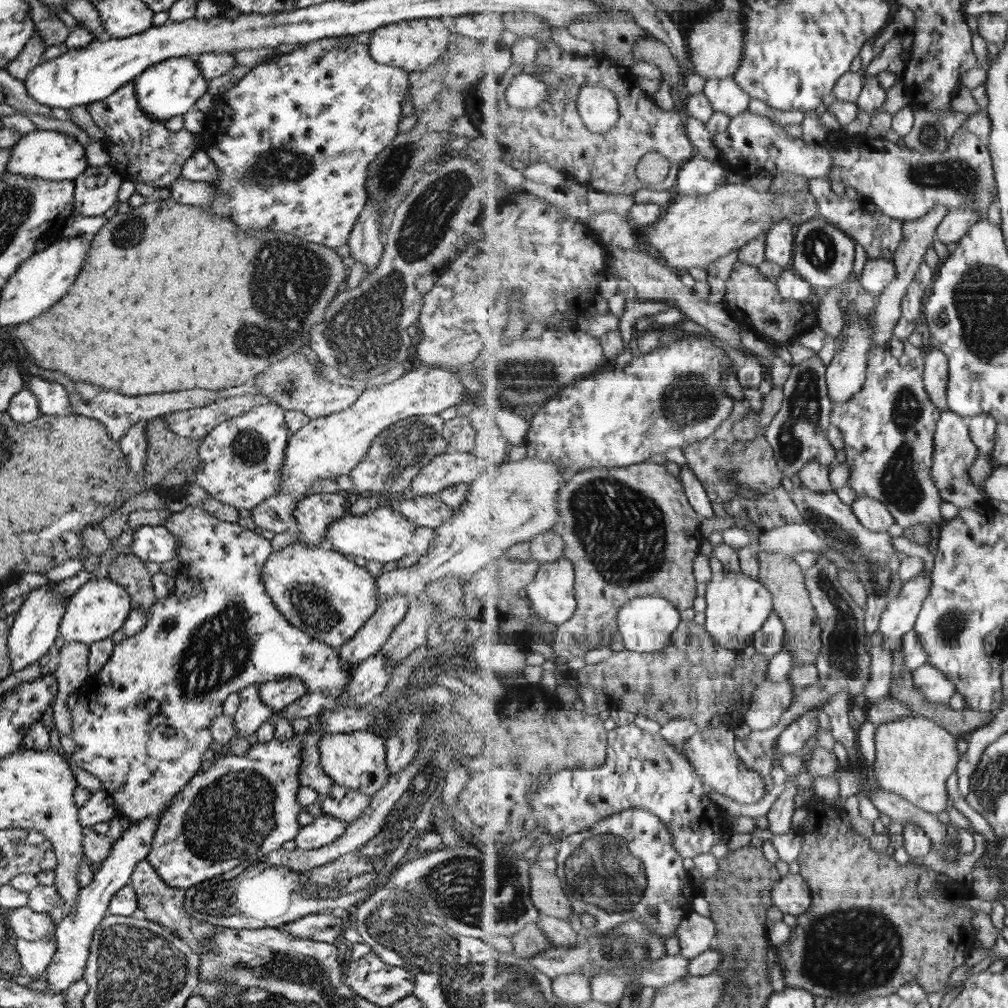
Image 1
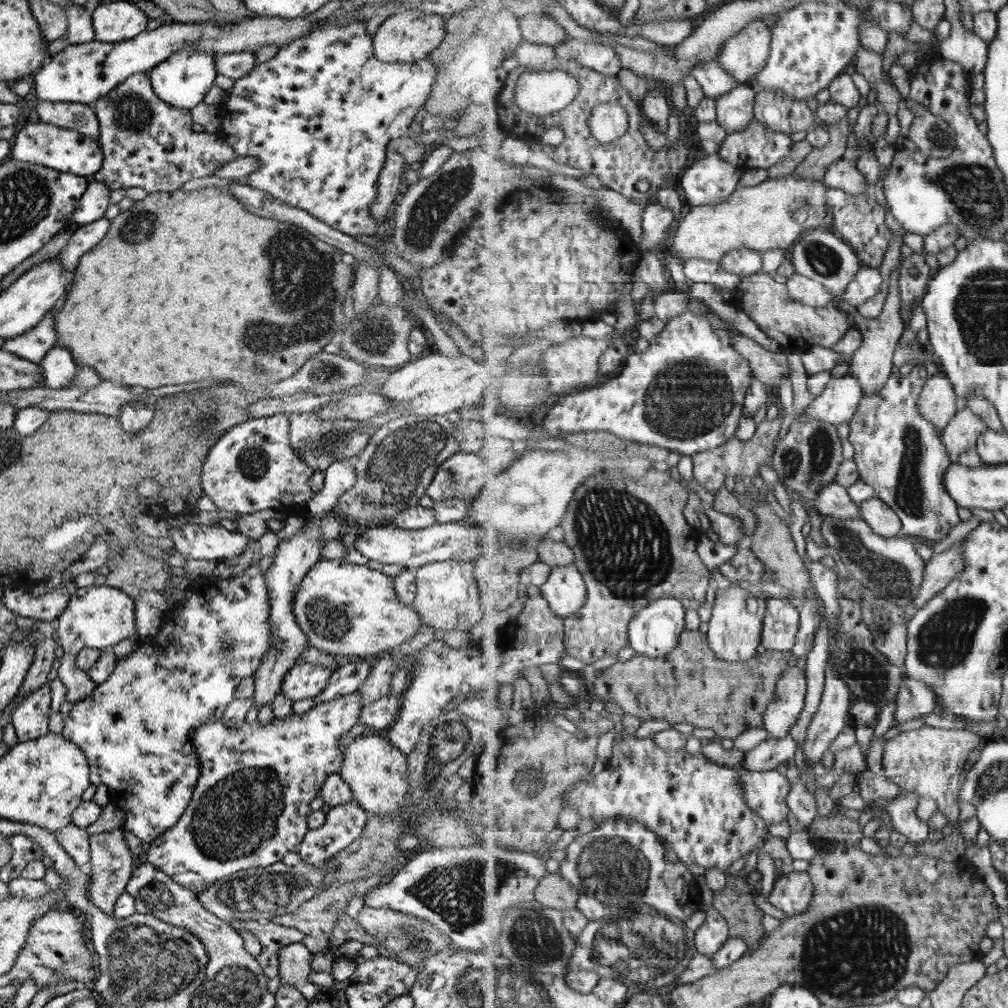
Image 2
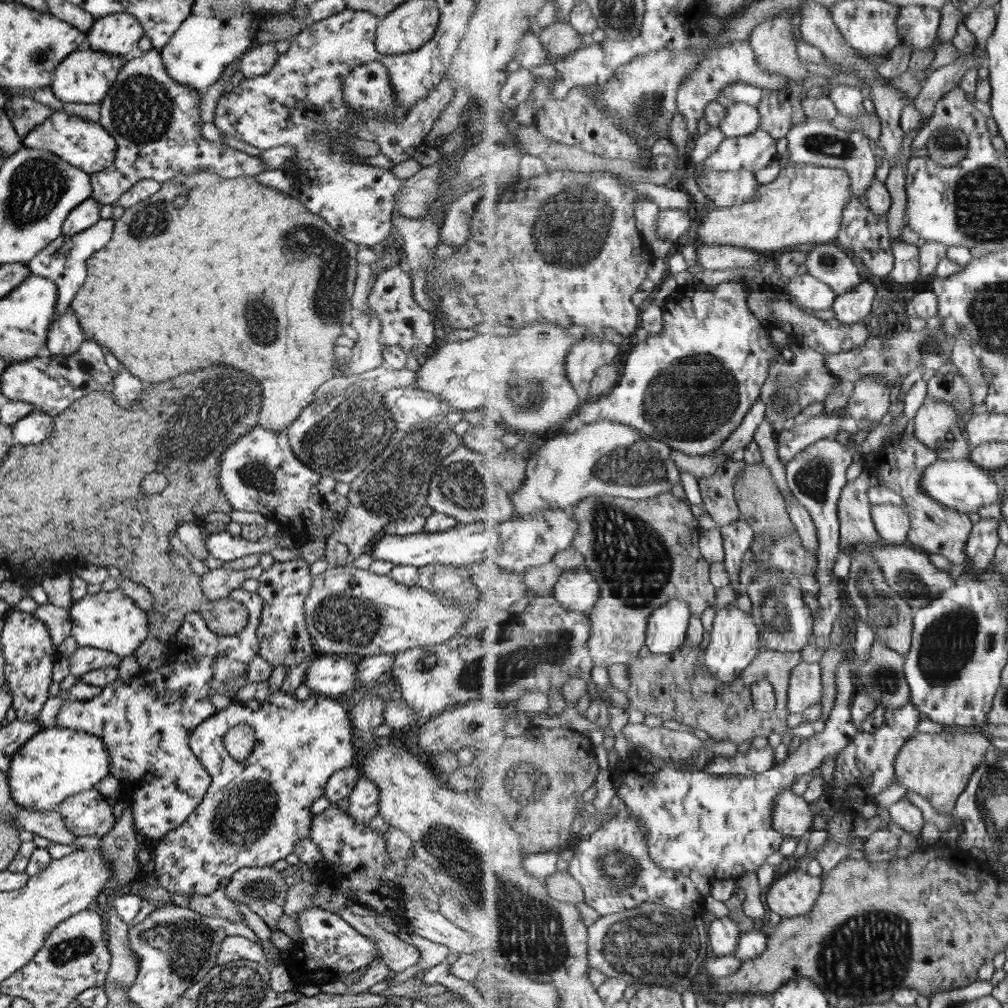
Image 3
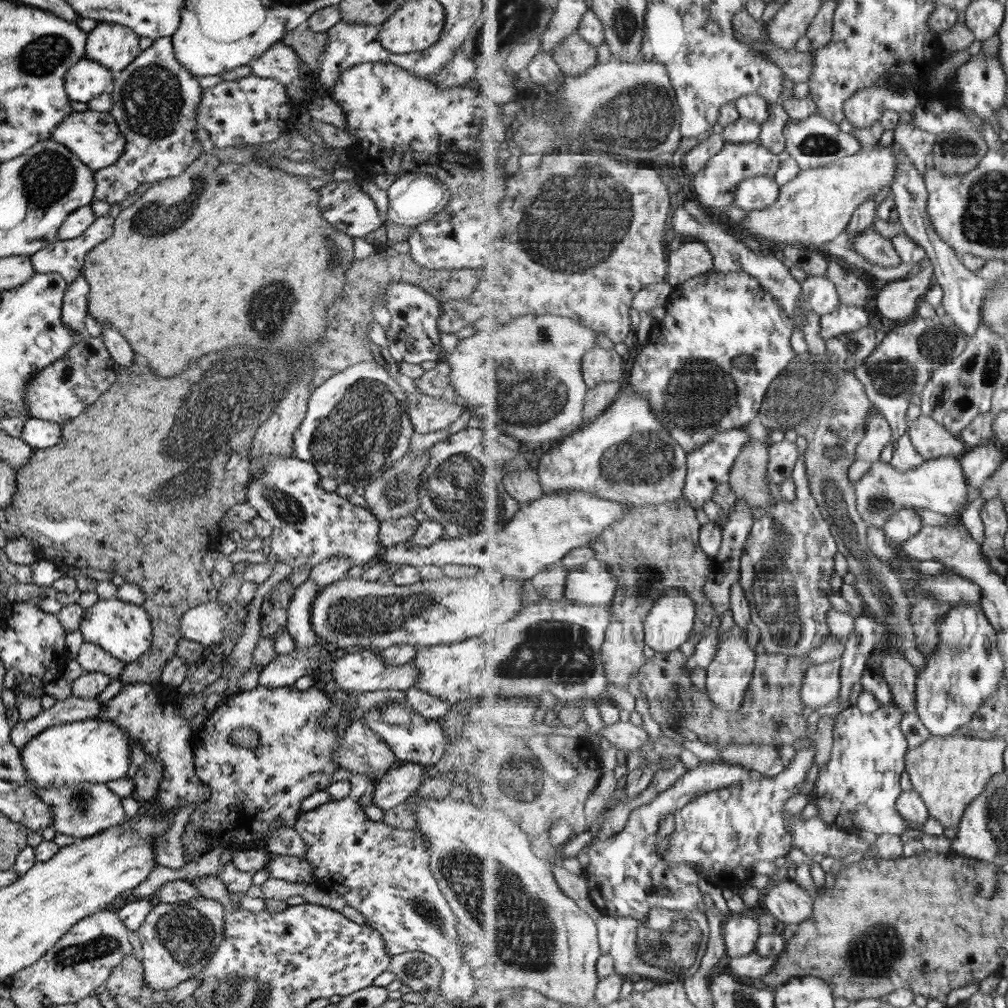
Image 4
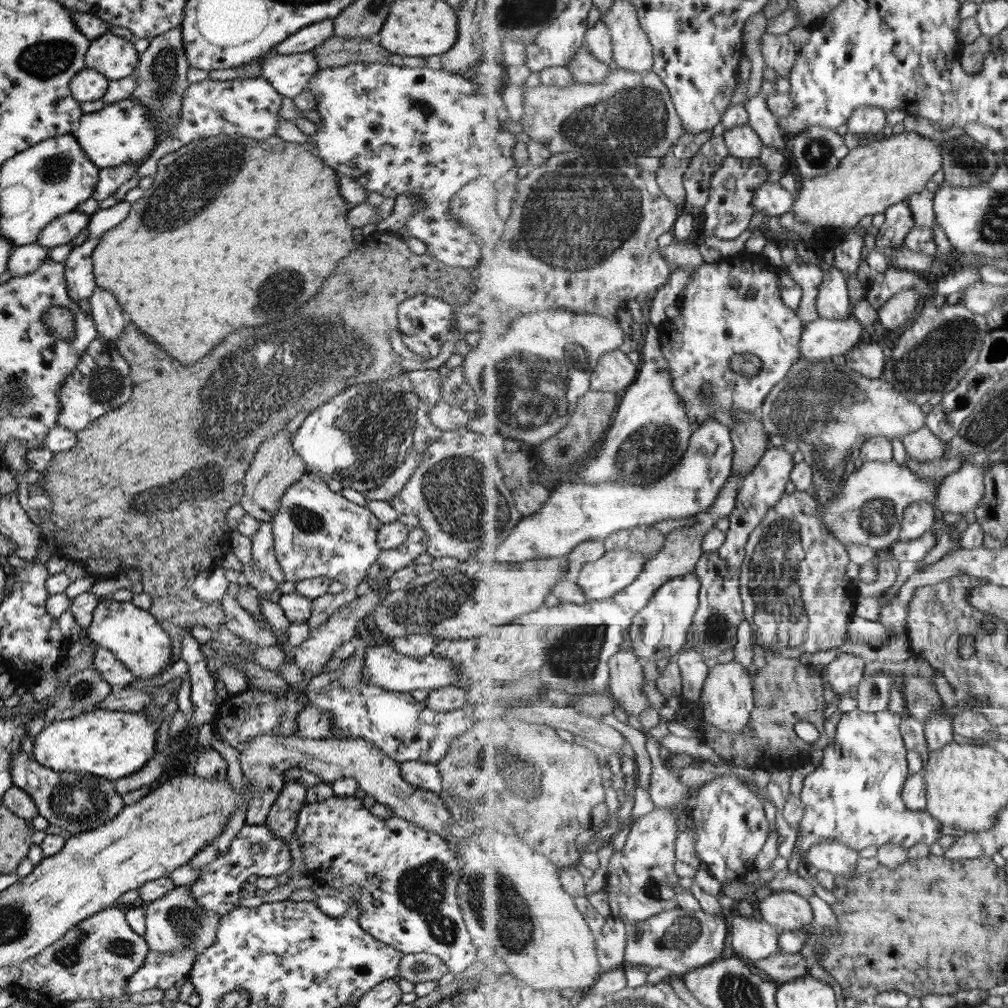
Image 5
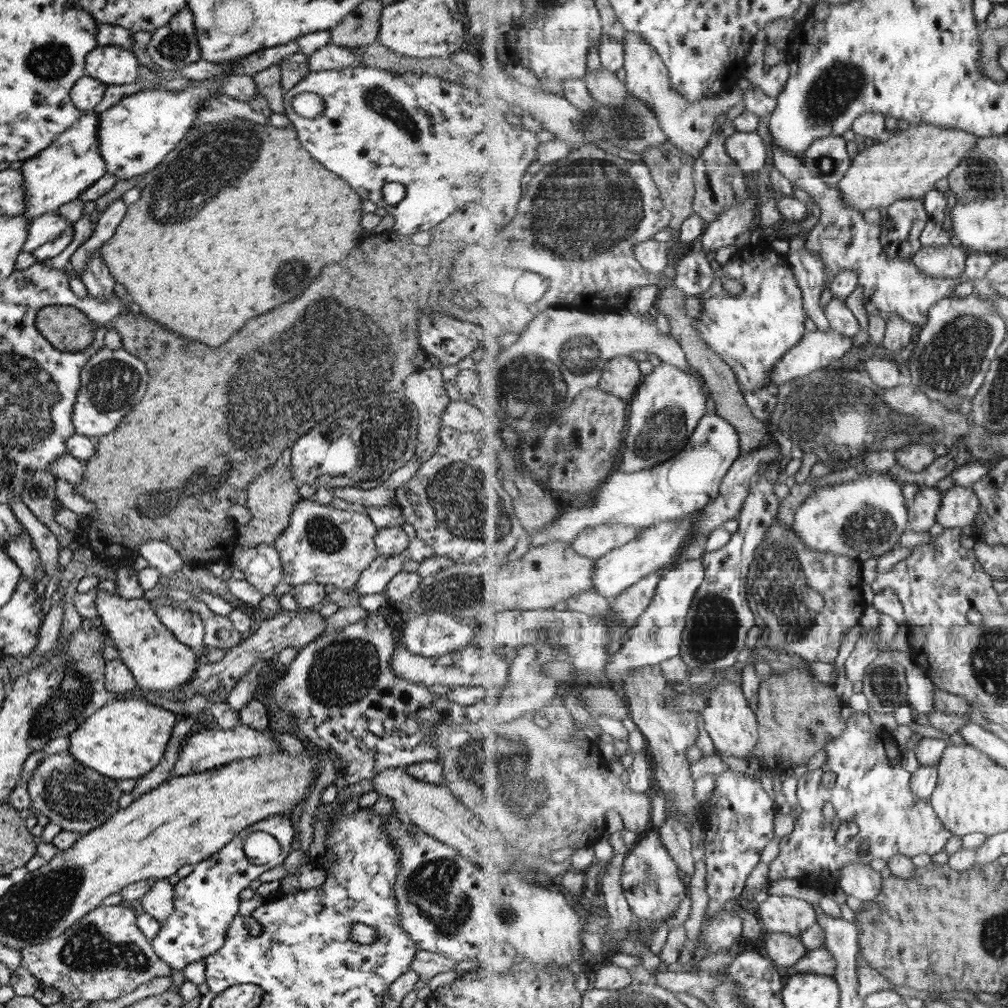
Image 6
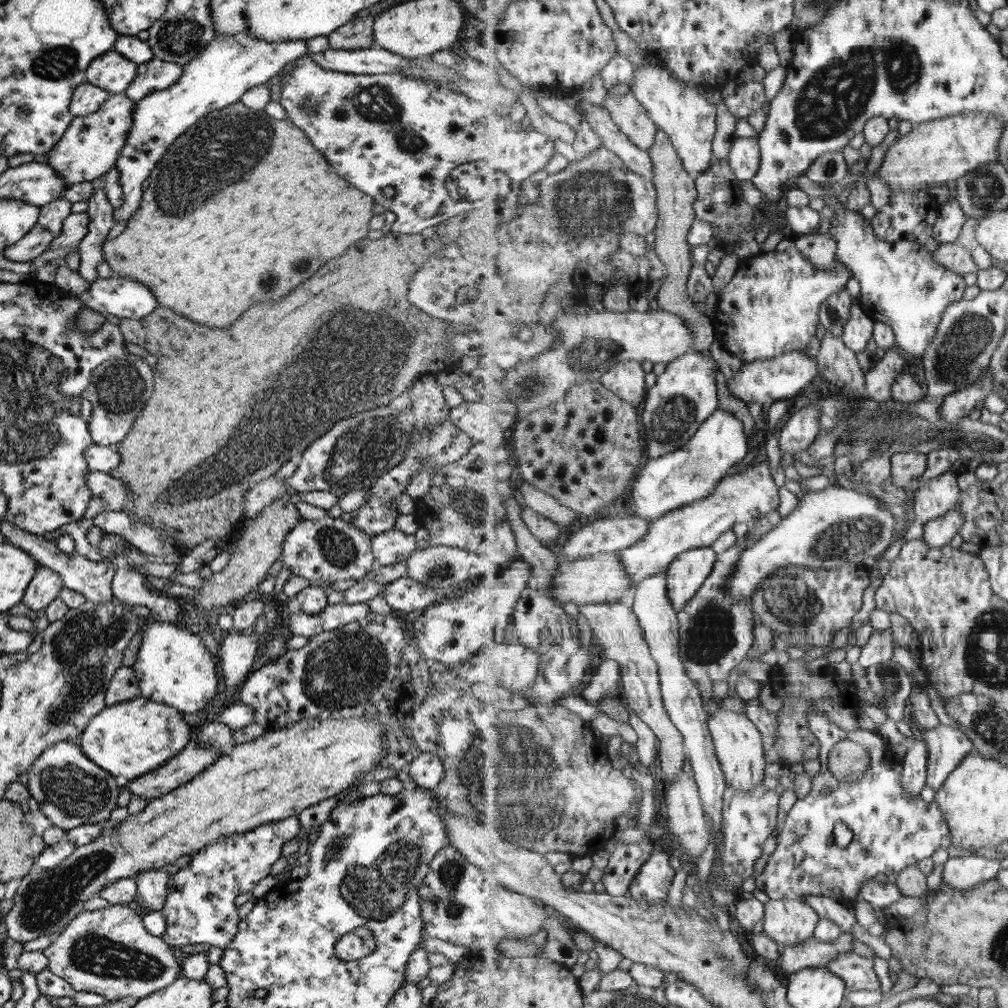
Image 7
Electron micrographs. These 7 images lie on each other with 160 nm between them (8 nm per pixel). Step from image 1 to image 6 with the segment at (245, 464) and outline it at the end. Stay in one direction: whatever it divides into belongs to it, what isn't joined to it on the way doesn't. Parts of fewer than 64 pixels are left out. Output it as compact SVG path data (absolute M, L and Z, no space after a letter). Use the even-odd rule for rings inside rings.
M300 498L292 508L289 526L272 544L282 564L282 580L291 587L305 583L333 584L334 588L347 590L346 596L357 598L355 583L378 555L374 547L377 532L365 512L352 507L321 506L311 499Z

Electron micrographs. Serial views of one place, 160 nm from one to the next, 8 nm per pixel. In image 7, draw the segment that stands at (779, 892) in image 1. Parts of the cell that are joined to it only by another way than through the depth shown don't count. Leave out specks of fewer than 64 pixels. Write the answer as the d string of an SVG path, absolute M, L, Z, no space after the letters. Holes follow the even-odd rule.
M771 899L766 902L763 933L782 948L799 946L813 938L819 924L819 914L797 899Z

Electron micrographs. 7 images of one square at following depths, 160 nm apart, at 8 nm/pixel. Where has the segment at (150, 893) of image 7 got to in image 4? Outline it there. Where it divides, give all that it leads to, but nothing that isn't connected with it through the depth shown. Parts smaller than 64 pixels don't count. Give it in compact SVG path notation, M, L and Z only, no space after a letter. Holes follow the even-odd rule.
M204 897L173 904L157 903L150 907L135 931L141 942L140 962L149 995L155 996L162 990L193 979L205 969L209 956L221 941L224 913L220 902Z

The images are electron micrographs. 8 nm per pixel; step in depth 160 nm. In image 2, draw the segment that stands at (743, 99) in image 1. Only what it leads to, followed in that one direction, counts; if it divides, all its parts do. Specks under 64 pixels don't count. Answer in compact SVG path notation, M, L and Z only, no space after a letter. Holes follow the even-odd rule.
M749 84L723 93L717 100L718 122L729 134L745 128L756 119L756 92Z

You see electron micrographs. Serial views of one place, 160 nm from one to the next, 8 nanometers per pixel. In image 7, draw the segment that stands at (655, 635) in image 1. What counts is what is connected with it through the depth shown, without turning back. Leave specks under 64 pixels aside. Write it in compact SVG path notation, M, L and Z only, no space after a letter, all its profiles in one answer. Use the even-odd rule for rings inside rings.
M697 548L680 554L667 570L667 589L673 609L681 612L696 597L713 572L719 553L712 549ZM603 656L593 672L591 681L586 689L579 689L579 693L591 702L593 706L607 696L620 693L622 682L622 668L619 661Z

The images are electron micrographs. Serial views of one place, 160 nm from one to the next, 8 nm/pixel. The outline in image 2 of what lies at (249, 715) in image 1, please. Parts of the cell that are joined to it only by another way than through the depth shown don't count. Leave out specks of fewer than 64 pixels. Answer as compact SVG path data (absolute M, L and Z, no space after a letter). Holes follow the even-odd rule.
M303 516L303 520L308 520L287 540L278 542L274 548L273 563L264 572L267 594L269 596L269 626L274 634L274 646L263 655L259 668L252 674L254 698L253 708L260 709L263 704L271 704L283 678L291 665L295 664L304 648L309 645L306 636L298 629L293 616L293 596L297 594L297 585L303 575L319 559L321 550L320 542L317 542L319 535L319 520L314 516Z

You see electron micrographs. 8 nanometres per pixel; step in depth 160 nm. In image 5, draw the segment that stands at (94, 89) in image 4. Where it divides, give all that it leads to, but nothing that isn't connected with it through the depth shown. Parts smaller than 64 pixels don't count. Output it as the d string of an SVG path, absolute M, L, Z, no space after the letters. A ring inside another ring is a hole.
M83 68L71 77L68 87L73 100L82 103L101 98L107 85L108 80L99 71Z

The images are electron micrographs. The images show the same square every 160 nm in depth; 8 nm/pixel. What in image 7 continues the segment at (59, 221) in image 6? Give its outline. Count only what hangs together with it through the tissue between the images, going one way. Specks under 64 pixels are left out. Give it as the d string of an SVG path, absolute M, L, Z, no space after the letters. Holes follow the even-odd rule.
M35 223L33 228L26 232L15 244L5 248L3 256L15 262L33 261L49 248L52 234L40 224Z

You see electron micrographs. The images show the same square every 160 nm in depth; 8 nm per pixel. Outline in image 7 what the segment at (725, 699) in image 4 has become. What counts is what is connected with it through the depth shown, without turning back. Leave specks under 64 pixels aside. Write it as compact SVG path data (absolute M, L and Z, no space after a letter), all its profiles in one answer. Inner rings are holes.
M724 708L712 713L708 723L716 753L721 761L729 787L746 793L761 786L763 778L765 778L765 766L771 758L765 758L765 755L763 755L765 754L763 738L761 738L761 732L759 732L756 723L751 722L743 711L733 712L733 710Z

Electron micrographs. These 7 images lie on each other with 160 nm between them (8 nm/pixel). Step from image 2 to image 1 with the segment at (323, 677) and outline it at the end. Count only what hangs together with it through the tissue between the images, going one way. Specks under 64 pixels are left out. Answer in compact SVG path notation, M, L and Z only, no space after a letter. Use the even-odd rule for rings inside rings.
M283 677L258 684L256 693L263 704L275 711L281 710L291 704L291 701L303 696L306 688L300 678Z

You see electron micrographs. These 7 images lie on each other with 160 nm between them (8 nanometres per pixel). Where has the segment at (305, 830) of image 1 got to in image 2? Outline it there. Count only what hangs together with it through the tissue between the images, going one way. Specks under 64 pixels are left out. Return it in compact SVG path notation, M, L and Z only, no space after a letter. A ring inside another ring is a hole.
M354 799L331 807L323 824L314 829L308 828L297 844L301 862L317 866L343 850L359 838L367 815Z

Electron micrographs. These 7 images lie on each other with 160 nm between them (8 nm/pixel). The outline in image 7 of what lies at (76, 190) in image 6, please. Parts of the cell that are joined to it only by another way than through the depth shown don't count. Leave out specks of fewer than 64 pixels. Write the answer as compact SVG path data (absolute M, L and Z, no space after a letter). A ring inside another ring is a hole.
M124 93L109 95L93 114L73 117L61 138L47 152L45 164L50 166L64 182L65 188L78 182L89 182L103 175L114 166L120 148L131 126L131 112L135 102Z

